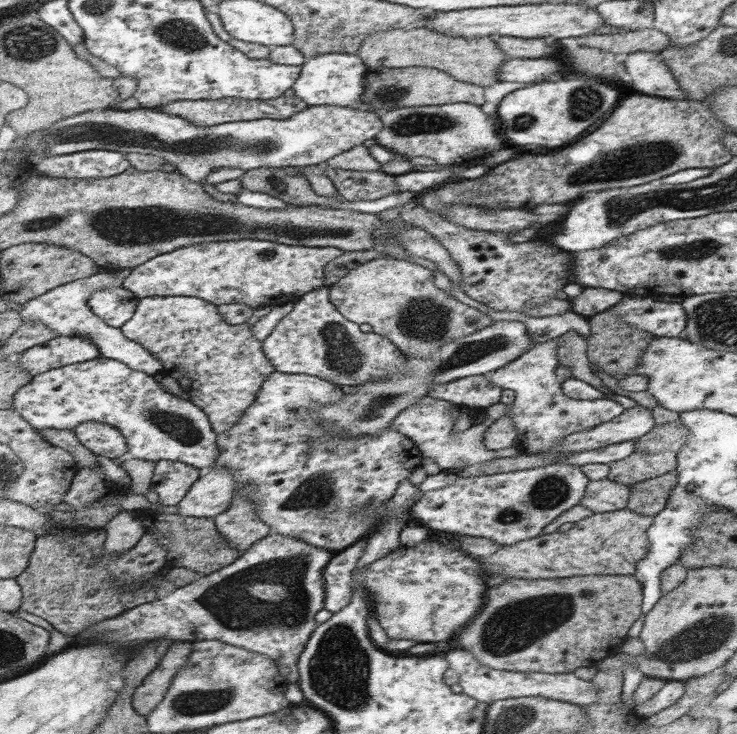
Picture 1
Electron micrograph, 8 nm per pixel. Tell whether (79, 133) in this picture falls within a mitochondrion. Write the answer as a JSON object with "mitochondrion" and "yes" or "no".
{"mitochondrion":"yes"}

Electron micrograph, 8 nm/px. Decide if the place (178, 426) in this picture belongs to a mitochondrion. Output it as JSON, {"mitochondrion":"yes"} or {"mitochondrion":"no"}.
{"mitochondrion":"yes"}

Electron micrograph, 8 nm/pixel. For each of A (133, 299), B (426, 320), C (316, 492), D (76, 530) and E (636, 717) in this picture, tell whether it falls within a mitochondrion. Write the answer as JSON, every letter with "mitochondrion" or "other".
{"A":"other","B":"mitochondrion","C":"mitochondrion","D":"other","E":"other"}

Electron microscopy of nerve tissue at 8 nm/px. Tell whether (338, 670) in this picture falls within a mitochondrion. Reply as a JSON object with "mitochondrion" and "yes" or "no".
{"mitochondrion":"yes"}

